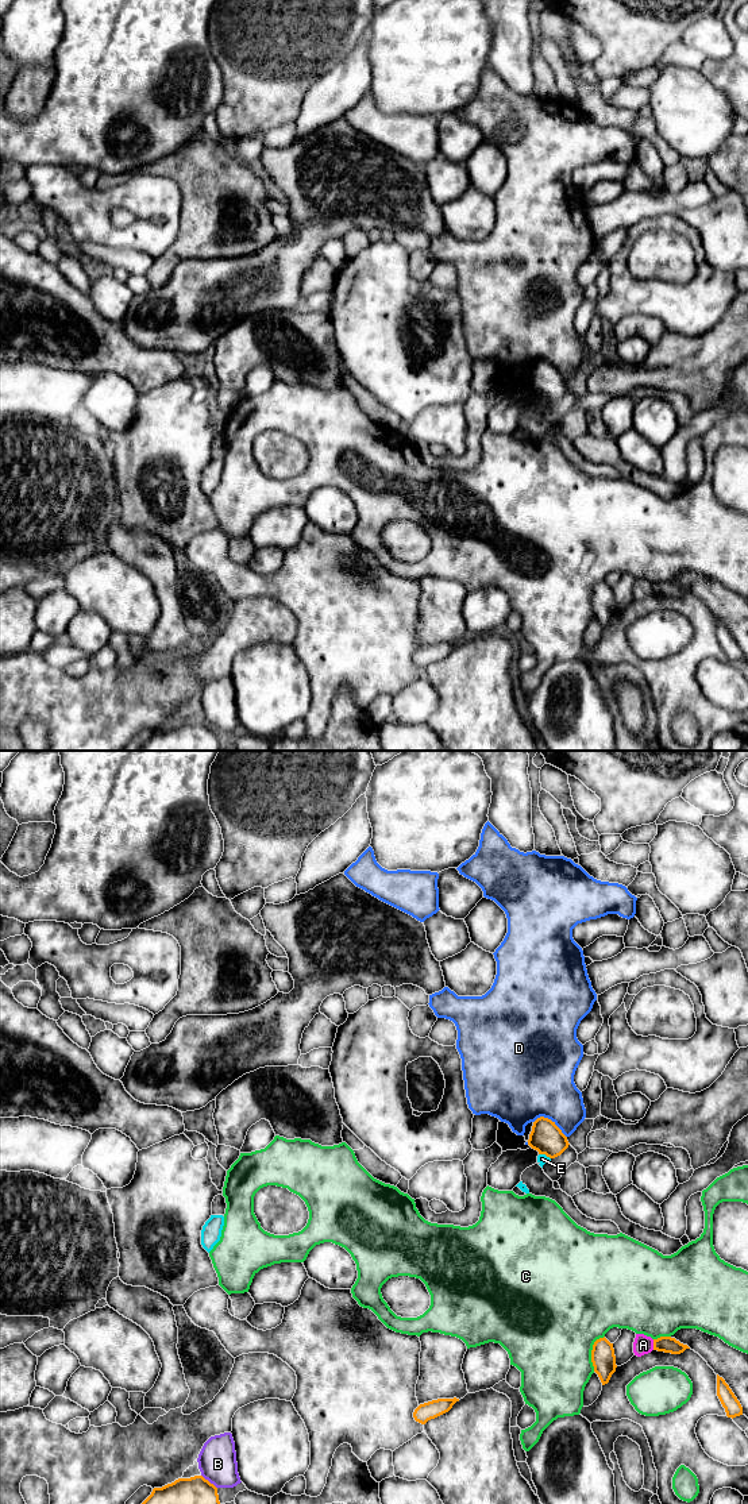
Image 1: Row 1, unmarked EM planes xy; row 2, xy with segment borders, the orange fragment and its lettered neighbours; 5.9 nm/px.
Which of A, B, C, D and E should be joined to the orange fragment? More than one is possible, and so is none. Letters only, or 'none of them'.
none of them

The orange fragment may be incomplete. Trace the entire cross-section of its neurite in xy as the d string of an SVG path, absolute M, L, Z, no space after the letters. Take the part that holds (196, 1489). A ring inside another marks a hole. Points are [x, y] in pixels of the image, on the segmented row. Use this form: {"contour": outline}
{"contour": "M194 1476L154 1488L142 1504L220 1504L220 1501L217 1488L203 1476Z"}

